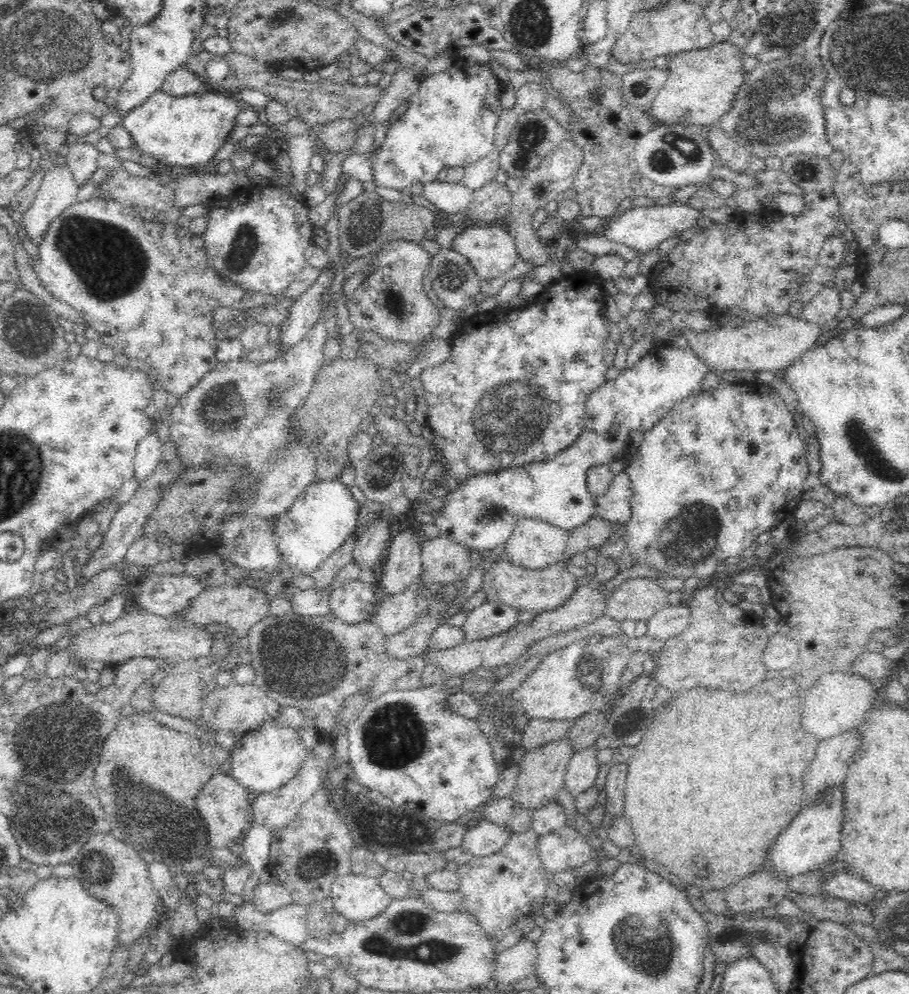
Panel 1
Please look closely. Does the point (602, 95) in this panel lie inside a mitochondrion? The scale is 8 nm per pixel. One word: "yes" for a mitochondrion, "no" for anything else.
yes

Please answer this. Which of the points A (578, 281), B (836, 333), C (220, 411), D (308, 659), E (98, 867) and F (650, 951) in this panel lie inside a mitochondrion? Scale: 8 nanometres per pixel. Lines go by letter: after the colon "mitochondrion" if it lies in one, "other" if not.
A: other
B: other
C: mitochondrion
D: mitochondrion
E: mitochondrion
F: mitochondrion

